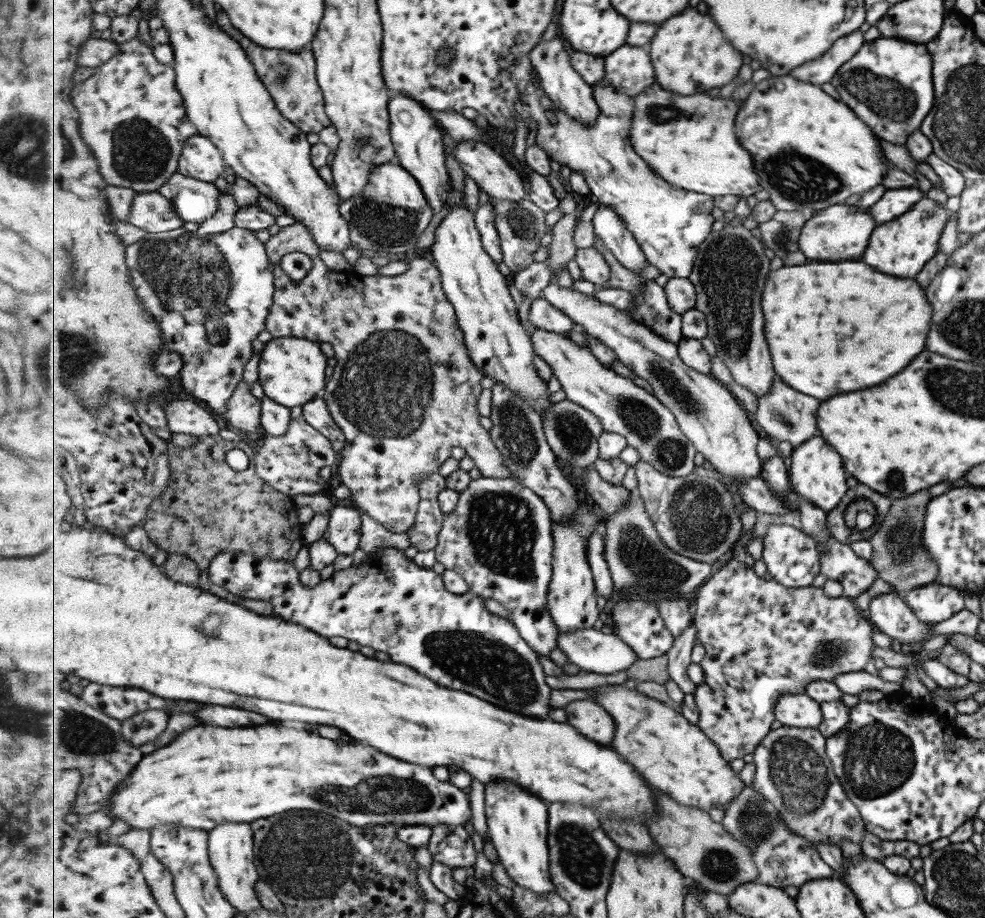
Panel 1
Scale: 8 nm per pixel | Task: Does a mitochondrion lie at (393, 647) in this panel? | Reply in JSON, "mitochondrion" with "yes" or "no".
{"mitochondrion":"no"}

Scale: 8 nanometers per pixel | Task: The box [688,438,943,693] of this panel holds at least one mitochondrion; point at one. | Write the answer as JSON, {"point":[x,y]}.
{"point":[900,539]}

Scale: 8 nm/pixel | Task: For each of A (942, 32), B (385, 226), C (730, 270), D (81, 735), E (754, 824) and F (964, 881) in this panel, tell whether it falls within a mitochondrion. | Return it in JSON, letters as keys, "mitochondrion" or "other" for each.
{"A":"other","B":"mitochondrion","C":"mitochondrion","D":"mitochondrion","E":"mitochondrion","F":"mitochondrion"}

